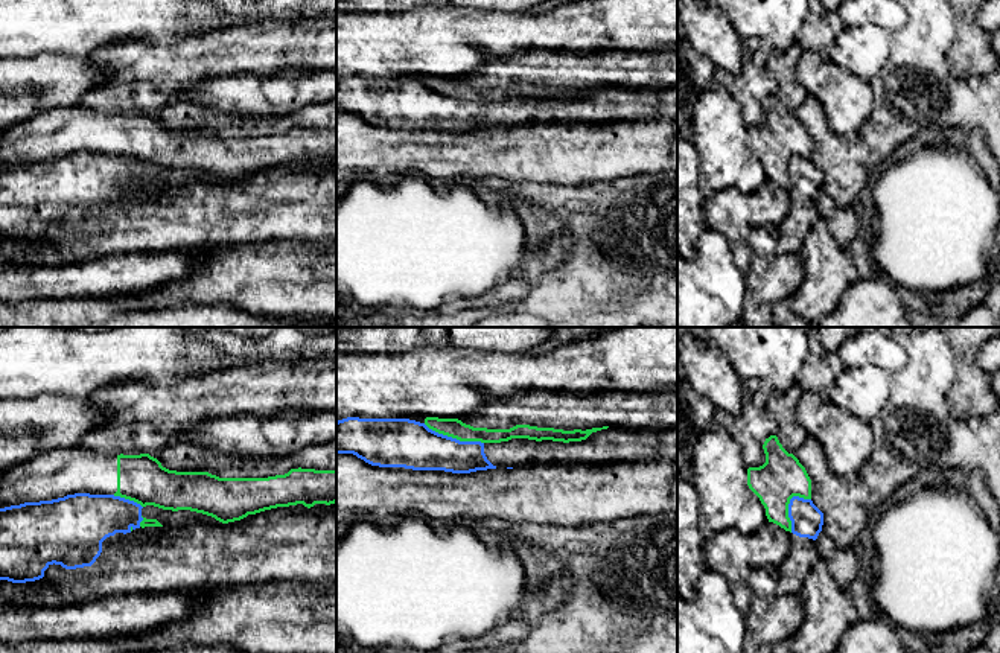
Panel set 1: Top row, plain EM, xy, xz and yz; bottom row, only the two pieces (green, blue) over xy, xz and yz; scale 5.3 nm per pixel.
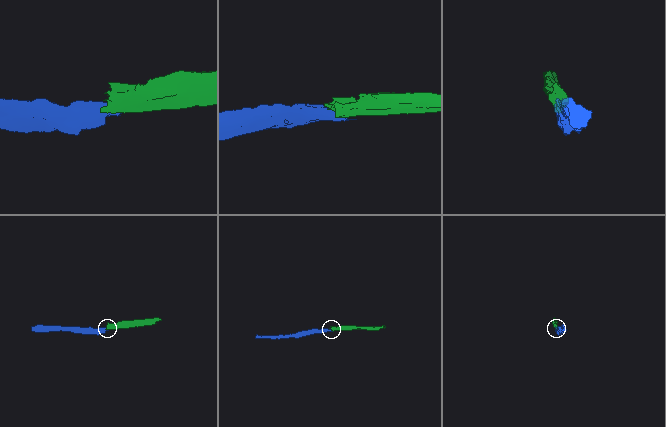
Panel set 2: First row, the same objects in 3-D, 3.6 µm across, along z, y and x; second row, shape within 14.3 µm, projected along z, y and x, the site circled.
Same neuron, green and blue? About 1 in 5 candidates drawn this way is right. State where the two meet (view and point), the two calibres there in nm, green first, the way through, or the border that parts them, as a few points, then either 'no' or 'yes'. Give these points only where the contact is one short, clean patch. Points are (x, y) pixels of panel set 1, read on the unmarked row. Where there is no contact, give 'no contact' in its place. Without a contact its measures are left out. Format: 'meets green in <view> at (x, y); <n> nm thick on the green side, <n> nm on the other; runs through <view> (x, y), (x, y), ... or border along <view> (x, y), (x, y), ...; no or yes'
meets green in xz at (454, 96); 100 nm thick on the green side, 260 nm on the other; no

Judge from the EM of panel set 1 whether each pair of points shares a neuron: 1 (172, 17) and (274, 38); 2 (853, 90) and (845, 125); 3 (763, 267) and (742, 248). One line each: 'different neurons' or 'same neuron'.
1: different neurons
2: same neuron
3: different neurons

